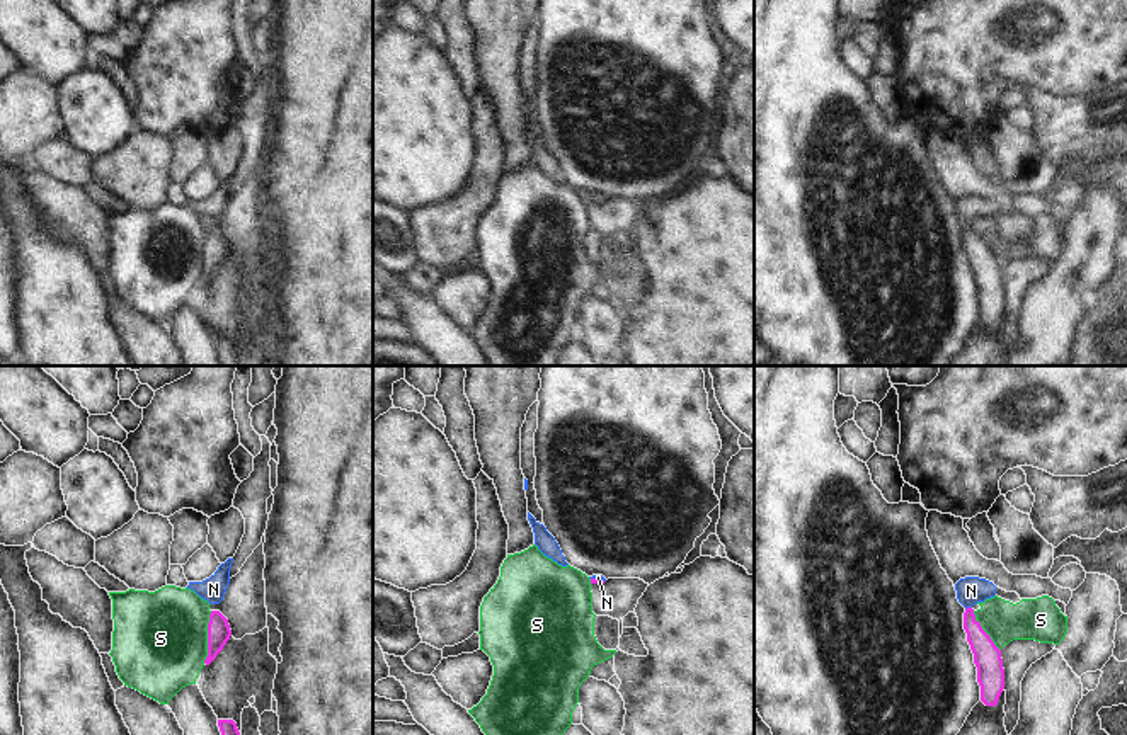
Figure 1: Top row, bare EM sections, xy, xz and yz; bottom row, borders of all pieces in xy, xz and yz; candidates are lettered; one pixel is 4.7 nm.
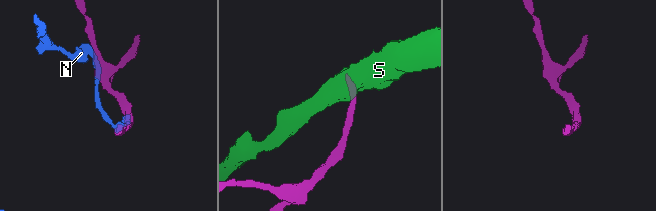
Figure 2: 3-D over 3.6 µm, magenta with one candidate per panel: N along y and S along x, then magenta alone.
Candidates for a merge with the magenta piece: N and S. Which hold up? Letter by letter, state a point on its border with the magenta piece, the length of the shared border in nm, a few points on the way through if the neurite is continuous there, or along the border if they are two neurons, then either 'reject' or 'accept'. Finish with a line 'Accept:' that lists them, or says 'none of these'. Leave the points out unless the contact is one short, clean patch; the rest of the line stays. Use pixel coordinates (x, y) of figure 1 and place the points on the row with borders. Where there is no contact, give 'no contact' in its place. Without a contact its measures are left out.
N: contact yz (967, 608); length 40 nm; way yz (986, 655), (969, 623), (967, 608), (967, 594), (971, 591); accept
S: contact xy (208, 637); length 260 nm; border xy (211, 611), (206, 659), (203, 662); reject
Accept: N

